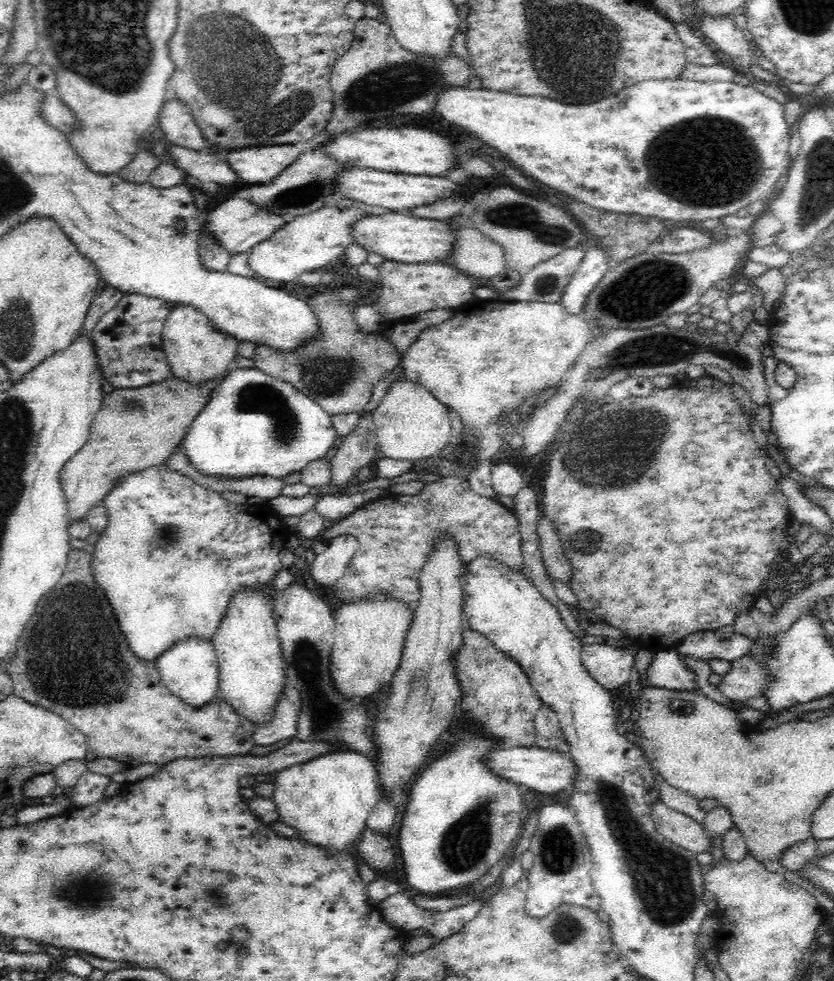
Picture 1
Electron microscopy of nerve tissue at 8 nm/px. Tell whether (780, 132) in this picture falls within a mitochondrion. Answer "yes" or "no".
no

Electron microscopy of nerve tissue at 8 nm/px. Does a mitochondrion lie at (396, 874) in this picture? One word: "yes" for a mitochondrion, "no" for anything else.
no

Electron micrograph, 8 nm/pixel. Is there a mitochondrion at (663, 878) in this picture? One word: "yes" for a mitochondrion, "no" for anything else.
yes

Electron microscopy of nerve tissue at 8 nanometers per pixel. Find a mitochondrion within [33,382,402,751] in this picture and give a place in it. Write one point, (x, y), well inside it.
(307, 661)

